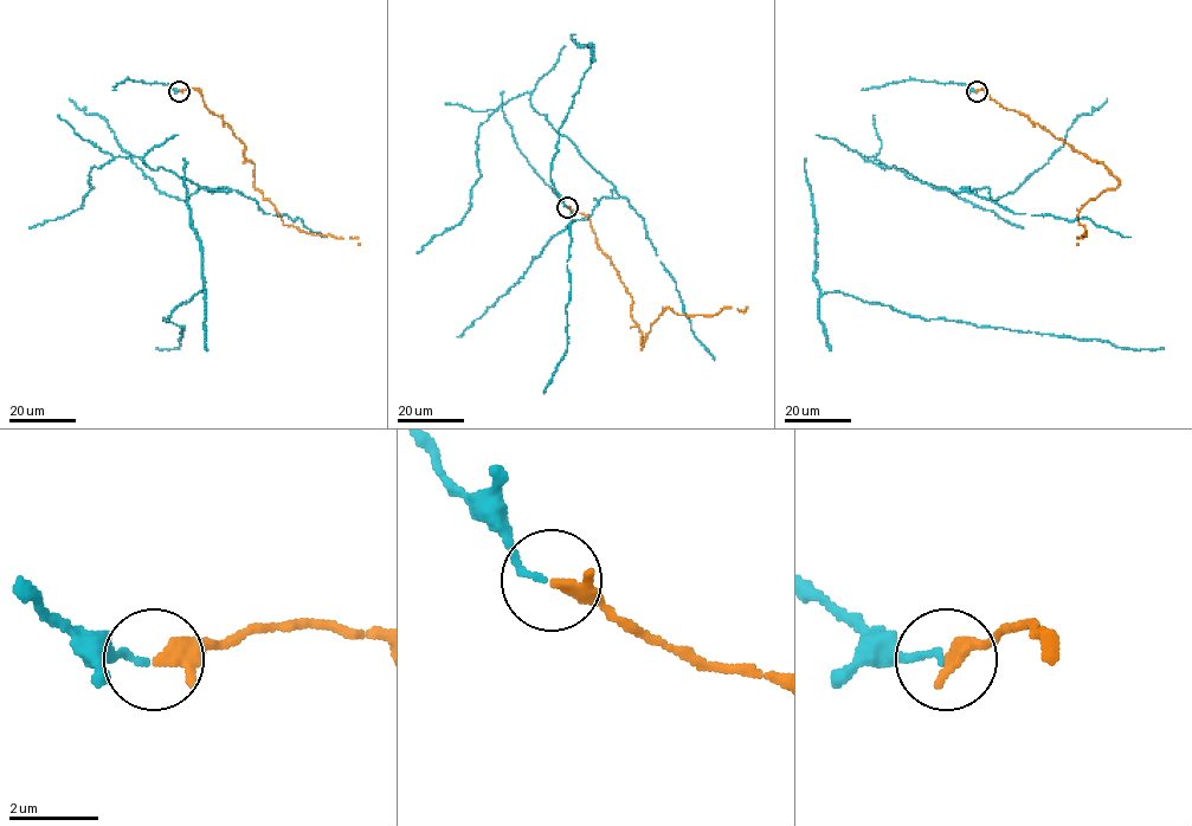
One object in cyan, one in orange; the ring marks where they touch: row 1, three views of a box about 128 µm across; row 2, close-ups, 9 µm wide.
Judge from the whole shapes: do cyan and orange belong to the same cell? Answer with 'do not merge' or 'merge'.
merge

